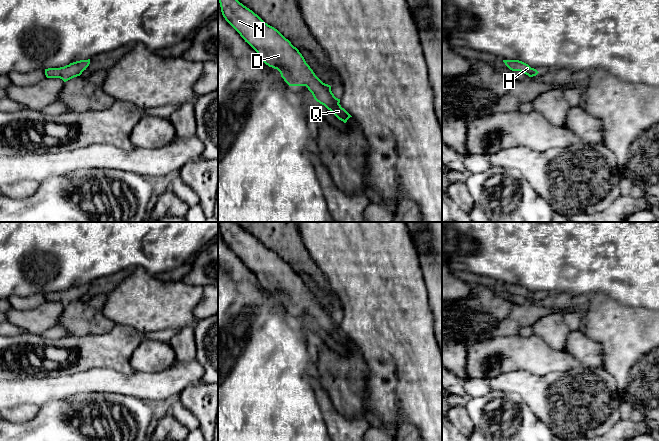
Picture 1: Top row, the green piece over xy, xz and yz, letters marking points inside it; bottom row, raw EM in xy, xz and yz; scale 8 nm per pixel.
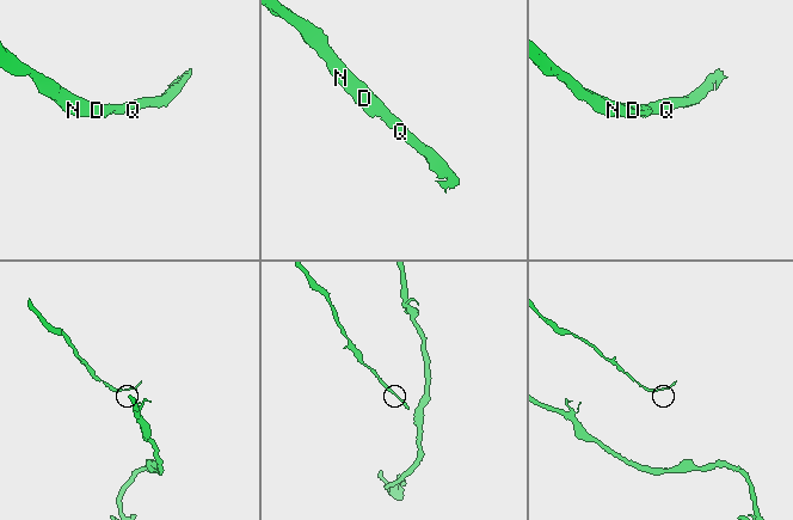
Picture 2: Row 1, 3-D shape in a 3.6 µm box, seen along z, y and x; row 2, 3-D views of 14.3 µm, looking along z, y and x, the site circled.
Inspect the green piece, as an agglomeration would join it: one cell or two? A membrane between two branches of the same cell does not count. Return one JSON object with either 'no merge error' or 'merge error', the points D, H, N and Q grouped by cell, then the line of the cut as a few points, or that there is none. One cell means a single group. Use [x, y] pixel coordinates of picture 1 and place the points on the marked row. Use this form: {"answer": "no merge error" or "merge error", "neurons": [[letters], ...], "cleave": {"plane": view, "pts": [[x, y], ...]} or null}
{"answer": "no merge error", "neurons": [["D", "H", "N", "Q"]], "cleave": null}

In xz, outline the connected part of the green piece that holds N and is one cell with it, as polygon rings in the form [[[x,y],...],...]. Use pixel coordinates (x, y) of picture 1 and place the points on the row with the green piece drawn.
[[[219,0],[221,12],[225,20],[240,34],[258,54],[258,57],[269,67],[277,69],[289,86],[306,86],[314,99],[330,110],[344,123],[352,117],[341,107],[340,99],[331,91],[331,86],[323,83],[306,63],[299,50],[286,39],[277,29],[265,23],[257,14],[238,0]]]

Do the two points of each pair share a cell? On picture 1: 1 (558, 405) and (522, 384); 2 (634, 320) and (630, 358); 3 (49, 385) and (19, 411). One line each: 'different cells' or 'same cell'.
1: same cell
2: same cell
3: different cells

